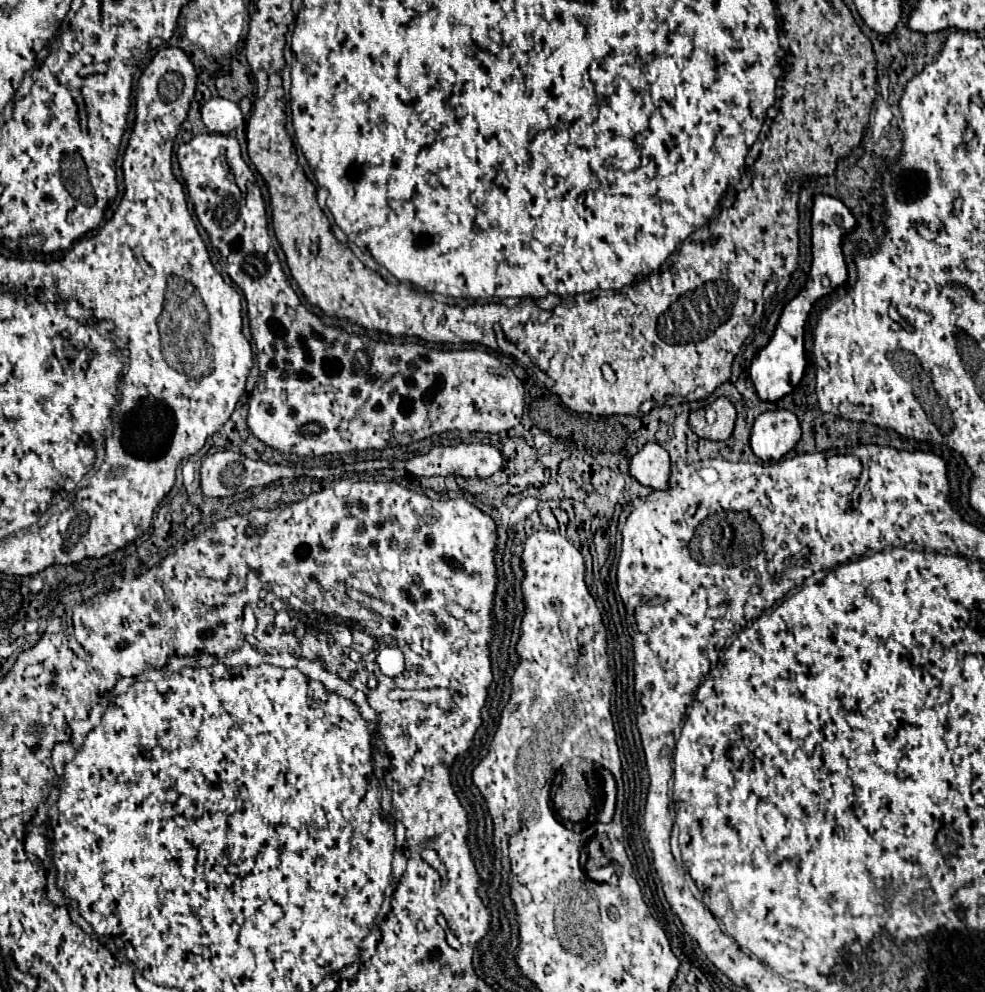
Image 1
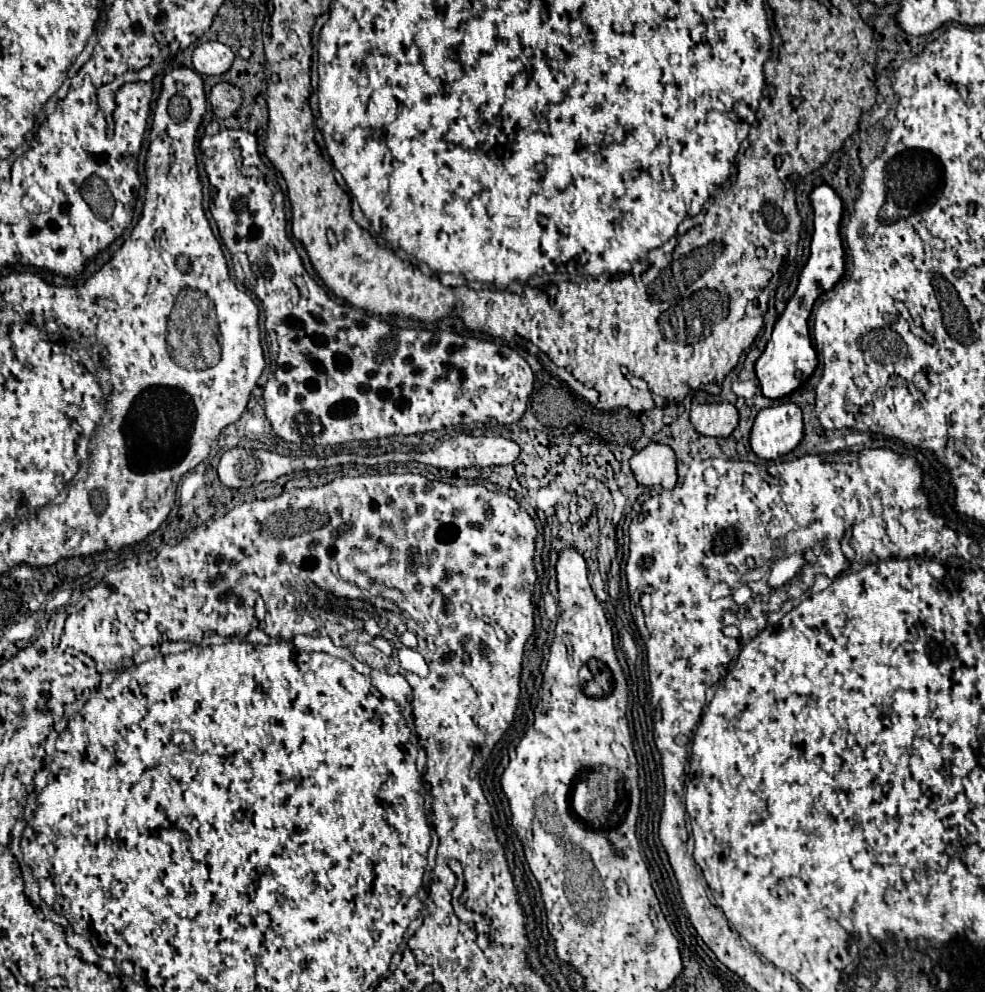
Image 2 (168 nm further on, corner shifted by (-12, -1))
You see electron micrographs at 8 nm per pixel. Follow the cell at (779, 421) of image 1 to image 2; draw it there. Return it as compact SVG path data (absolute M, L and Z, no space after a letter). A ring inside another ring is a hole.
M781 403L761 409L751 429L751 449L761 459L779 459L791 453L803 439L801 409L793 403Z

